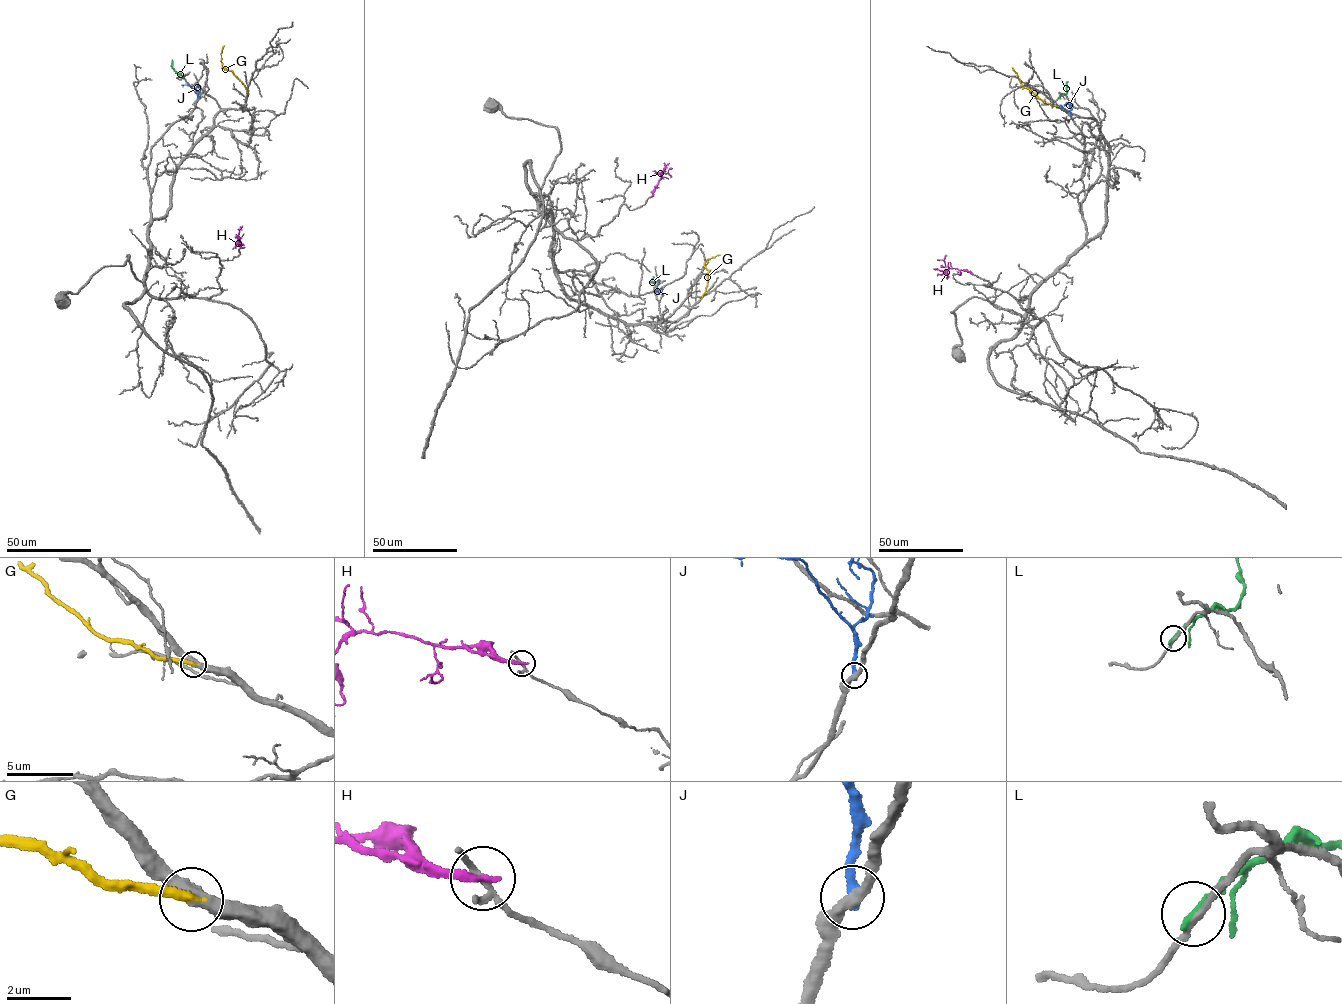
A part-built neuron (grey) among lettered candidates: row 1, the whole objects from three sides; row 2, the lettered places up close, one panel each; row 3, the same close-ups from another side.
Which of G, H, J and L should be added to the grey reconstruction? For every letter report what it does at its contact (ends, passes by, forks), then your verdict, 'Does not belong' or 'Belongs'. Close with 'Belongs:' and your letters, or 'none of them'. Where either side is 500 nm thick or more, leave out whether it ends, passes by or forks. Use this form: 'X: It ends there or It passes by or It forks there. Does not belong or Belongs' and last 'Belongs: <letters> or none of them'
G: It ends there. Belongs
H: It ends there. Does not belong
J: It ends there. Does not belong
L: It passes by. Does not belong
Belongs: G

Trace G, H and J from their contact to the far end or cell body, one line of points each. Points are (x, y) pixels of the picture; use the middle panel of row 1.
G: (701, 298), (708, 280), (704, 262), (720, 254)
H: (651, 196), (660, 179), (659, 172), (669, 163)
J: (653, 291), (659, 281), (652, 279)

